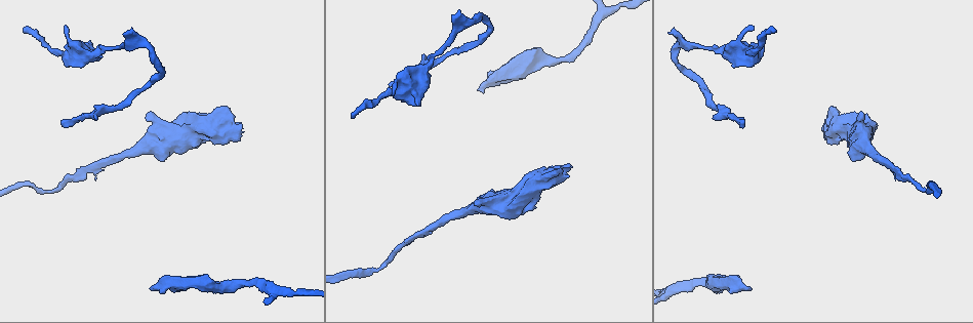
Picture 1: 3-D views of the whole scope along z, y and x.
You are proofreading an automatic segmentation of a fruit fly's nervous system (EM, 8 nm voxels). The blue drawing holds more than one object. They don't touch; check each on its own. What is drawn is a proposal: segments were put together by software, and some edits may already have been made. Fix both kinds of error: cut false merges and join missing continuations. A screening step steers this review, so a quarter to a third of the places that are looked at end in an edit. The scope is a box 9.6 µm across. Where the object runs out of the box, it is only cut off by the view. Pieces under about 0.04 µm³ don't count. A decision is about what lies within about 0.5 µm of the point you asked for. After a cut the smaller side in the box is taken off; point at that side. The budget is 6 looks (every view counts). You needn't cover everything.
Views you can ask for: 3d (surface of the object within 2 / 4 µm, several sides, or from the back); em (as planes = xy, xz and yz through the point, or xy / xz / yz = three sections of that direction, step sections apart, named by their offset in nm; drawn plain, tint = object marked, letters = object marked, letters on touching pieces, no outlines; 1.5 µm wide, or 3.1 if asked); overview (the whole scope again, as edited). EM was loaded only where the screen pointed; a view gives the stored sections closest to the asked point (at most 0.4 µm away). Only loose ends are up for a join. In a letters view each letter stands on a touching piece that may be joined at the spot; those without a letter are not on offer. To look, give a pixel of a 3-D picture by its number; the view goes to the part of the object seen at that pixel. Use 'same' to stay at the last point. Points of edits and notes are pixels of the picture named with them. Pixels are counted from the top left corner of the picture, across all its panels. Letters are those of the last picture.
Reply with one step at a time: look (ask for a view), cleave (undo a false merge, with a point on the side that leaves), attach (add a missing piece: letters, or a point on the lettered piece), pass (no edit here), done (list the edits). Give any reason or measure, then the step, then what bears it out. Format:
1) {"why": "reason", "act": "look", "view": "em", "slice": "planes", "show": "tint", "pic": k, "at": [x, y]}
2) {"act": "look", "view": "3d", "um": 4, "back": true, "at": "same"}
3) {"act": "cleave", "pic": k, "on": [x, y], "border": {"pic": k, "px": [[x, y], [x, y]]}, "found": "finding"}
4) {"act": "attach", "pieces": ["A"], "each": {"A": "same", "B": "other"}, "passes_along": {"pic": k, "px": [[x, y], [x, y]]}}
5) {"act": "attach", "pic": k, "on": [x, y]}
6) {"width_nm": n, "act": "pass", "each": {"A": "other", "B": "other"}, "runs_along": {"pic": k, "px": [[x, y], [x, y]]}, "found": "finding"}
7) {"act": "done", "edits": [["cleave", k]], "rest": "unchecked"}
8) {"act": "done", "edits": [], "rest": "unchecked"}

{"why": "branch stops here", "act": "look", "view": "3d", "um": 2, "pic": 1, "at": [483, 91]}

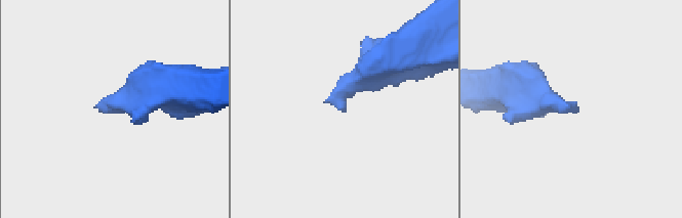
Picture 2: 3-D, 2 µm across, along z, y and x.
{"why": "need the tissue", "act": "look", "view": "em", "um": 3.1, "slice": "planes", "show": "tint", "pic": 2, "at": [576, 102]}

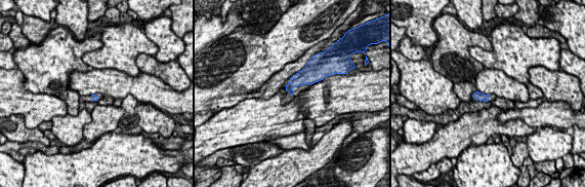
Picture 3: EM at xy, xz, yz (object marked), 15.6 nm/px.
{"act": "look", "view": "em", "um": 3.1, "slice": "planes", "show": "letters", "at": "same"}

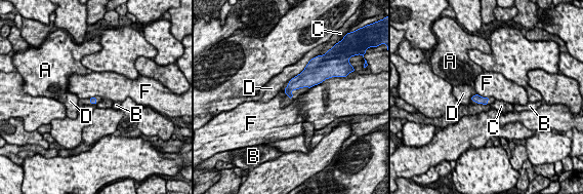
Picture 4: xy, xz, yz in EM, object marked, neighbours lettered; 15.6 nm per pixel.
{"longest_contact_nm": ["D", 380], "act": "pass", "each": {"A": "other", "B": "other", "C": "other", "D": "other", "F": "other"}, "border": {"pic": 4, "px": [[323, 81], [309, 88]]}, "found": "no lettered piece goes on from it"}

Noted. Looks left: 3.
{"why": "branch stops here", "act": "look", "view": "3d", "um": 2, "pic": 1, "at": [239, 126]}

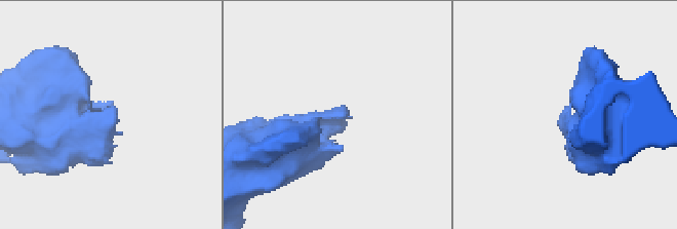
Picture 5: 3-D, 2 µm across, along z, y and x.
{"act": "look", "view": "em", "slice": "xy", "step": 8, "show": "letters", "pic": 5, "at": [341, 122]}

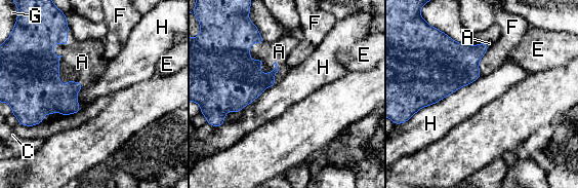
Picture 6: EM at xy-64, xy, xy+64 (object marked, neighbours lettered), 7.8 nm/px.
{"longest_contact_nm": ["H", 550], "act": "attach", "pieces": ["A"], "each": {"A": "same", "C": "other", "E": "other", "F": "other", "G": "other", "H": "other"}, "found": "it goes on there"}

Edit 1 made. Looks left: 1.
{"why": "branch stops here", "act": "look", "view": "em", "slice": "xy", "step": 8, "show": "letters", "pic": 1, "at": [353, 114]}

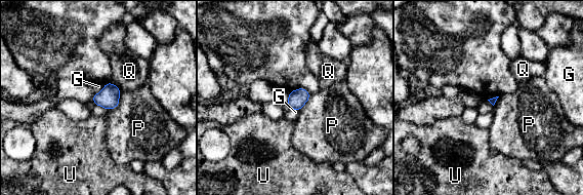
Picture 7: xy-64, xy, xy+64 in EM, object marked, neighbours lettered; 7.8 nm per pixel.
{"act": "pass", "each": {"G": "other", "P": "other", "Q": "other", "U": "other"}, "found": "none of them fits"}

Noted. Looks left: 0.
{"act": "done", "edits": [["attach", 6]], "rest": "unchecked"}

